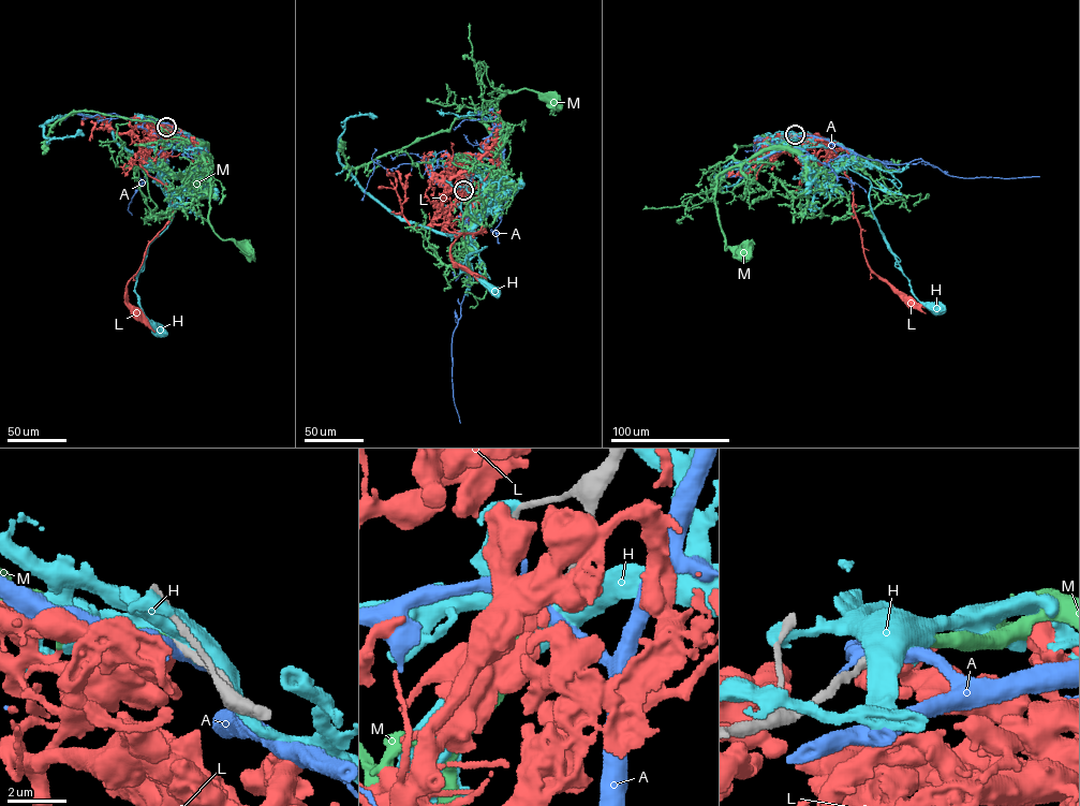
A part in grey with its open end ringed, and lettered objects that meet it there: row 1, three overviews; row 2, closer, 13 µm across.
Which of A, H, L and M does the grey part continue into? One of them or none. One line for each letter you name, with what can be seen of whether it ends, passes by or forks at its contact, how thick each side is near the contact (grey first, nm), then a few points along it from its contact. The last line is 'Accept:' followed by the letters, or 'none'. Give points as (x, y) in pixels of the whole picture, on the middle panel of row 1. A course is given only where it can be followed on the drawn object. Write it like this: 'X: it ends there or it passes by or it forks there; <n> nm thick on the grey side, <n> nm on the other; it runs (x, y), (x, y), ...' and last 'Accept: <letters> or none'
M: it ends there; 400 nm thick on the grey side, 500 nm on the other; it runs (463, 190), (462, 203), (476, 200), (501, 166), (494, 135), (506, 91), (536, 91), (558, 103)
Accept: M

